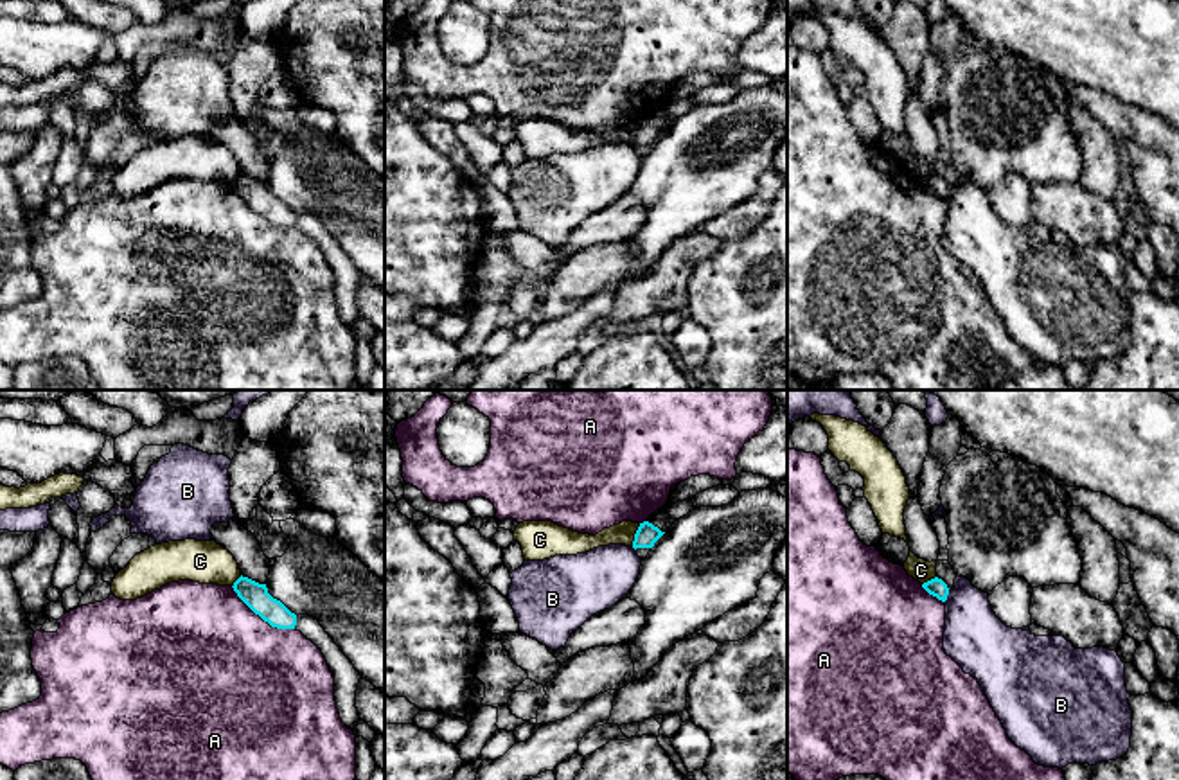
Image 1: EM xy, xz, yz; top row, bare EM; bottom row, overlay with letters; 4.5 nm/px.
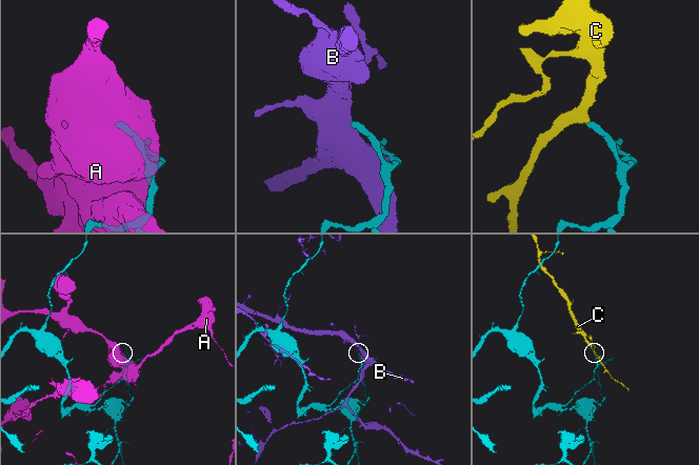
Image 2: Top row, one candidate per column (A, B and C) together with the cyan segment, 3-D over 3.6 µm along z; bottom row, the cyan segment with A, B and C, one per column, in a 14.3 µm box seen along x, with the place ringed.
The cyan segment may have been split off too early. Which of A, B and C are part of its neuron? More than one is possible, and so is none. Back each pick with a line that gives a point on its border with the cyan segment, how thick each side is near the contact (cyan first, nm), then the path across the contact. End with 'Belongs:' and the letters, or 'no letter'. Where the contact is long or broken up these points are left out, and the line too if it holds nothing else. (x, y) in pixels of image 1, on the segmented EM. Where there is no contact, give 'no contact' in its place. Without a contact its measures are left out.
Belongs: no letter

